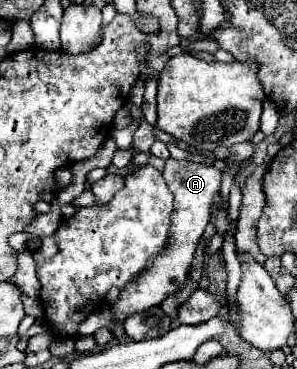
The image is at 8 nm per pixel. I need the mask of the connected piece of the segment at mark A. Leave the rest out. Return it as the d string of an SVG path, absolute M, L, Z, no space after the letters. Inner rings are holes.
M168 158L162 170L162 176L168 184L168 188L174 194L174 212L172 212L172 224L170 224L170 238L168 238L168 246L162 254L158 254L150 266L146 268L146 272L132 282L130 286L126 286L120 292L120 298L116 304L112 304L112 312L116 320L128 318L136 312L144 312L152 306L158 306L166 296L174 294L176 290L180 290L184 286L184 280L188 276L188 268L192 264L198 240L204 234L204 228L210 220L210 210L212 210L212 200L220 190L220 180L222 174L220 170L216 170L210 164L198 164L192 160L174 160Z

